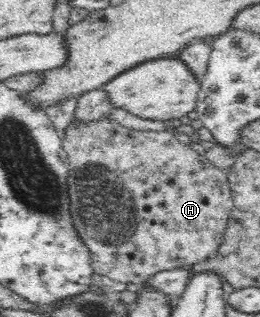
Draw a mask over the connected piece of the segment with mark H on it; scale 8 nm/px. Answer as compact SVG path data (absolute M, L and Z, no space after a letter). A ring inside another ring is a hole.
M110 115L101 118L101 120L91 120L89 122L78 122L74 117L69 122L69 126L65 128L62 136L63 150L67 153L67 162L70 164L69 172L69 193L71 202L72 221L83 239L83 242L90 250L91 266L95 274L106 276L112 281L118 283L133 283L140 285L149 280L154 274L173 270L183 264L202 262L215 252L223 241L223 233L225 232L227 220L234 209L232 201L232 190L228 181L228 171L215 167L205 155L201 155L191 149L190 146L181 144L168 131L139 131L134 128L124 127Z

